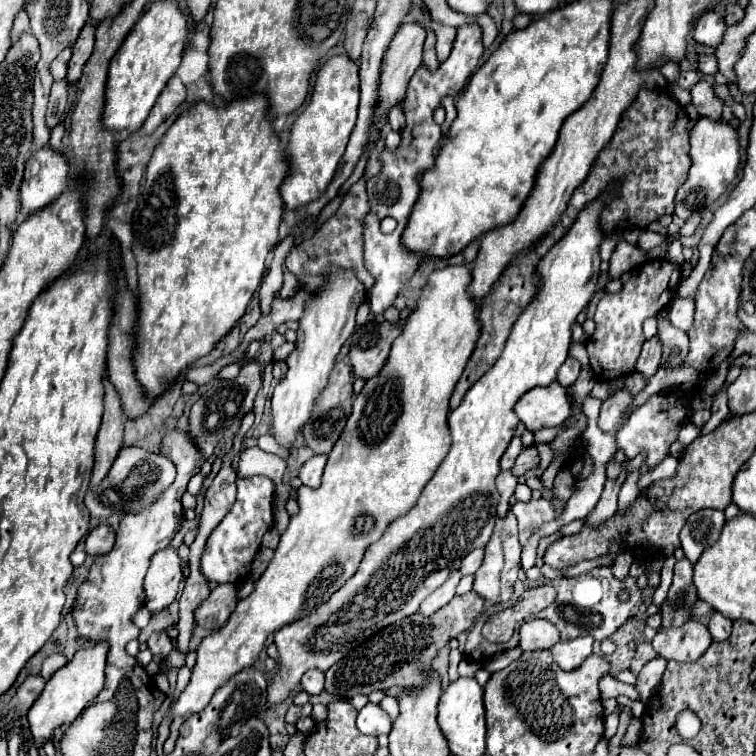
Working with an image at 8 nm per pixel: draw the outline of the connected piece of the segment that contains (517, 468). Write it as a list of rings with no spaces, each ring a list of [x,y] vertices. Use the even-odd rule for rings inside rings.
[[[530,445],[530,449],[524,449],[520,453],[520,457],[516,459],[516,465],[512,467],[512,473],[516,473],[518,477],[524,475],[528,469],[536,469],[540,463],[540,455],[538,455],[538,449],[534,445]]]

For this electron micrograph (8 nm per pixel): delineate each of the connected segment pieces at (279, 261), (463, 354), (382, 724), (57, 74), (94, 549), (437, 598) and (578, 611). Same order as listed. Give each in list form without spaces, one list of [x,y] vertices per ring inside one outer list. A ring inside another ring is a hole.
[[[288,235],[284,241],[280,241],[274,249],[272,255],[272,263],[264,275],[264,281],[260,285],[260,315],[270,315],[272,309],[272,301],[276,297],[276,293],[282,289],[282,275],[284,275],[284,259],[288,255],[288,251],[296,245],[298,237]]]
[[[466,265],[442,267],[430,275],[418,299],[418,307],[408,317],[402,335],[392,343],[386,365],[376,377],[366,381],[360,395],[354,399],[352,415],[348,417],[340,439],[328,453],[328,463],[320,487],[310,489],[302,485],[298,489],[296,499],[300,511],[298,515],[290,517],[288,527],[280,535],[276,555],[262,577],[256,581],[254,591],[240,599],[236,611],[230,615],[224,627],[202,639],[192,677],[180,697],[168,707],[170,723],[178,717],[186,721],[188,717],[208,707],[208,701],[214,697],[220,685],[226,685],[226,681],[240,673],[240,669],[252,667],[258,661],[268,635],[276,633],[284,625],[300,621],[308,613],[316,611],[318,605],[328,601],[332,593],[336,593],[356,573],[360,561],[364,559],[366,547],[382,537],[388,523],[416,505],[424,485],[430,481],[436,467],[448,453],[448,399],[478,339],[478,309],[466,293],[470,279],[470,269]]]
[[[366,703],[366,707],[358,711],[358,729],[366,735],[382,735],[382,733],[390,733],[392,721],[380,705]]]
[[[66,47],[66,49],[62,49],[60,55],[52,61],[50,73],[52,73],[52,77],[54,77],[56,81],[66,77],[66,69],[68,69],[68,59],[70,59],[70,55],[72,55],[72,47]]]
[[[98,525],[90,531],[90,535],[84,541],[84,551],[90,557],[98,557],[104,553],[110,553],[114,547],[114,531],[108,525]]]
[[[460,569],[452,571],[450,577],[444,581],[444,585],[440,585],[438,589],[434,589],[434,593],[430,593],[430,595],[422,601],[422,605],[420,605],[420,613],[428,617],[428,615],[436,613],[438,609],[442,609],[442,607],[454,597],[454,593],[456,593],[456,585],[458,585],[460,579],[462,579]]]
[[[596,567],[596,569],[592,569],[590,573],[580,575],[580,577],[542,579],[540,583],[534,581],[534,587],[536,587],[536,585],[552,585],[552,587],[558,591],[556,601],[554,601],[546,611],[542,611],[540,617],[550,619],[550,621],[560,629],[562,641],[570,641],[570,639],[580,637],[580,635],[592,635],[596,641],[608,639],[614,631],[618,631],[618,629],[628,621],[632,609],[634,609],[634,607],[640,603],[640,599],[642,599],[642,591],[640,591],[640,587],[636,585],[636,579],[628,575],[626,579],[620,581],[620,579],[614,577],[612,567]],[[594,581],[598,581],[600,587],[602,587],[600,599],[598,599],[598,601],[594,601],[594,599],[582,599],[582,595],[580,595],[580,585],[584,585],[584,583],[590,585],[590,583],[594,583]],[[620,589],[628,589],[628,591],[632,593],[632,597],[630,597],[628,603],[620,603],[620,601],[616,599],[616,595],[618,595]]]

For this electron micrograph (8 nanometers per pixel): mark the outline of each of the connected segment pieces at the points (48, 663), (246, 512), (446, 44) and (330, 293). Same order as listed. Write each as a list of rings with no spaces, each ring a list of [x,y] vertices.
[[[50,655],[50,657],[46,657],[40,675],[42,675],[44,679],[50,679],[50,677],[52,677],[60,667],[64,667],[64,665],[66,665],[66,657],[64,657],[64,655]]]
[[[254,475],[254,477],[238,479],[236,503],[206,541],[206,551],[202,555],[200,567],[208,581],[228,583],[246,577],[246,567],[252,563],[256,551],[260,549],[262,535],[272,525],[272,497],[274,497],[274,485],[268,477]]]
[[[432,25],[432,29],[436,33],[436,55],[438,55],[438,61],[444,61],[450,55],[450,51],[452,51],[456,29],[454,27],[446,27],[446,25]]]
[[[332,269],[326,285],[308,301],[306,311],[300,317],[296,349],[286,359],[288,373],[276,385],[270,407],[270,435],[288,453],[292,451],[292,443],[296,441],[296,437],[302,433],[304,423],[308,423],[308,419],[312,417],[312,409],[320,393],[324,391],[324,385],[328,385],[328,377],[342,343],[354,331],[354,315],[358,305],[364,301],[364,293],[364,285],[354,277],[354,273],[344,269]]]

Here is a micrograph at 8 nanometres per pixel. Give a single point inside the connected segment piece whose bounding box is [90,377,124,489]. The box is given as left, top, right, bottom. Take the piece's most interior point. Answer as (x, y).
(109, 441)

